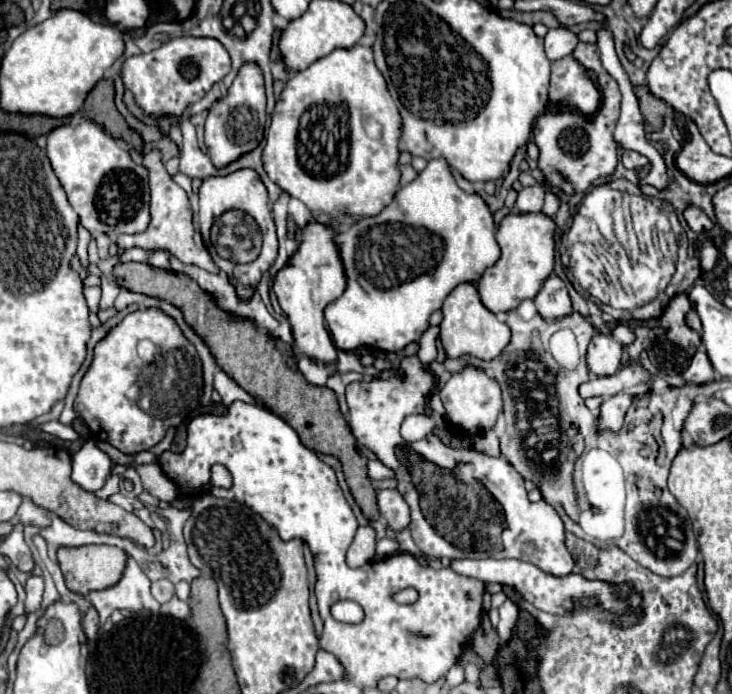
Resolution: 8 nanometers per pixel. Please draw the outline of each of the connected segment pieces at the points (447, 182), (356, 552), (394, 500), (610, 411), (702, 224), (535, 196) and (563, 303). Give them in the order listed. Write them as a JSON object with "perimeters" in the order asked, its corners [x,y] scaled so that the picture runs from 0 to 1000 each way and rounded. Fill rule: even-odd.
{"perimeters":[[[[602,228],[586,231],[583,242],[572,248],[564,262],[545,271],[534,294],[526,297],[515,311],[493,314],[474,334],[460,337],[460,352],[466,357],[466,372],[474,392],[474,415],[466,429],[444,444],[444,461],[463,504],[507,499],[526,507],[545,507],[559,493],[570,493],[572,484],[586,473],[586,455],[602,444],[611,424],[627,406],[652,406],[663,386],[673,383],[684,366],[665,291],[654,280],[633,277],[616,254],[613,236]],[[493,363],[512,363],[515,386],[496,380],[488,372]]],[[[493,758],[488,764],[485,778],[474,793],[474,813],[480,818],[490,818],[499,810],[507,810],[512,804],[512,784],[515,784],[512,772],[515,769],[512,769],[512,764],[507,758]]],[[[540,703],[518,706],[515,718],[520,744],[529,749],[529,758],[534,758],[537,764],[548,764],[559,755],[559,729]]],[[[843,568],[843,571],[835,571],[835,573],[824,576],[816,620],[843,625],[851,614],[851,602],[854,602],[857,588],[862,585],[862,576],[865,573],[859,568]]],[[[941,294],[941,297],[936,297],[936,303],[933,303],[933,311],[936,311],[936,317],[939,317],[939,323],[941,323],[941,329],[947,331],[947,334],[974,334],[974,320],[971,320],[971,314],[958,303],[958,300],[952,300],[952,297],[947,297],[947,294]]],[[[717,268],[709,277],[704,300],[709,305],[739,305],[739,300],[742,300],[742,282],[745,282],[742,268]]],[[[753,395],[745,403],[742,415],[731,427],[731,441],[734,441],[734,450],[747,461],[758,461],[783,450],[772,406],[758,395]]]]}

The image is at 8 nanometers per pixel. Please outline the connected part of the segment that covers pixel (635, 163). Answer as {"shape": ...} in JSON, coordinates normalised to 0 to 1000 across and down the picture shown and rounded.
{"shape":[[[863,216],[851,218],[848,233],[854,236],[854,242],[867,242],[867,245],[873,245],[873,242],[880,241],[887,236],[887,231],[872,219]]]}

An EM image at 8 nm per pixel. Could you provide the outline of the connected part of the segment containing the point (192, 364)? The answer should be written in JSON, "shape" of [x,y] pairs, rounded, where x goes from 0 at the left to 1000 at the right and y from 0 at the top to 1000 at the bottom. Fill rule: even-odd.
{"shape":[[[198,444],[173,452],[149,481],[130,499],[127,522],[111,548],[102,576],[102,594],[116,605],[135,634],[146,634],[171,654],[187,654],[217,640],[234,614],[247,614],[253,602],[275,585],[277,527],[266,499],[250,484],[245,467],[217,444]],[[204,490],[212,499],[206,522],[195,522],[187,510],[187,496]]]}

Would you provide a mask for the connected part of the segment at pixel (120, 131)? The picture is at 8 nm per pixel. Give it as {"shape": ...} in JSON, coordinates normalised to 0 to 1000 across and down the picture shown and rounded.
{"shape":[[[141,112],[138,118],[133,118],[130,127],[119,135],[113,164],[127,176],[138,179],[154,199],[168,202],[182,213],[193,216],[195,210],[193,196],[173,182],[171,170],[163,164],[157,153],[157,124],[152,112]]]}

